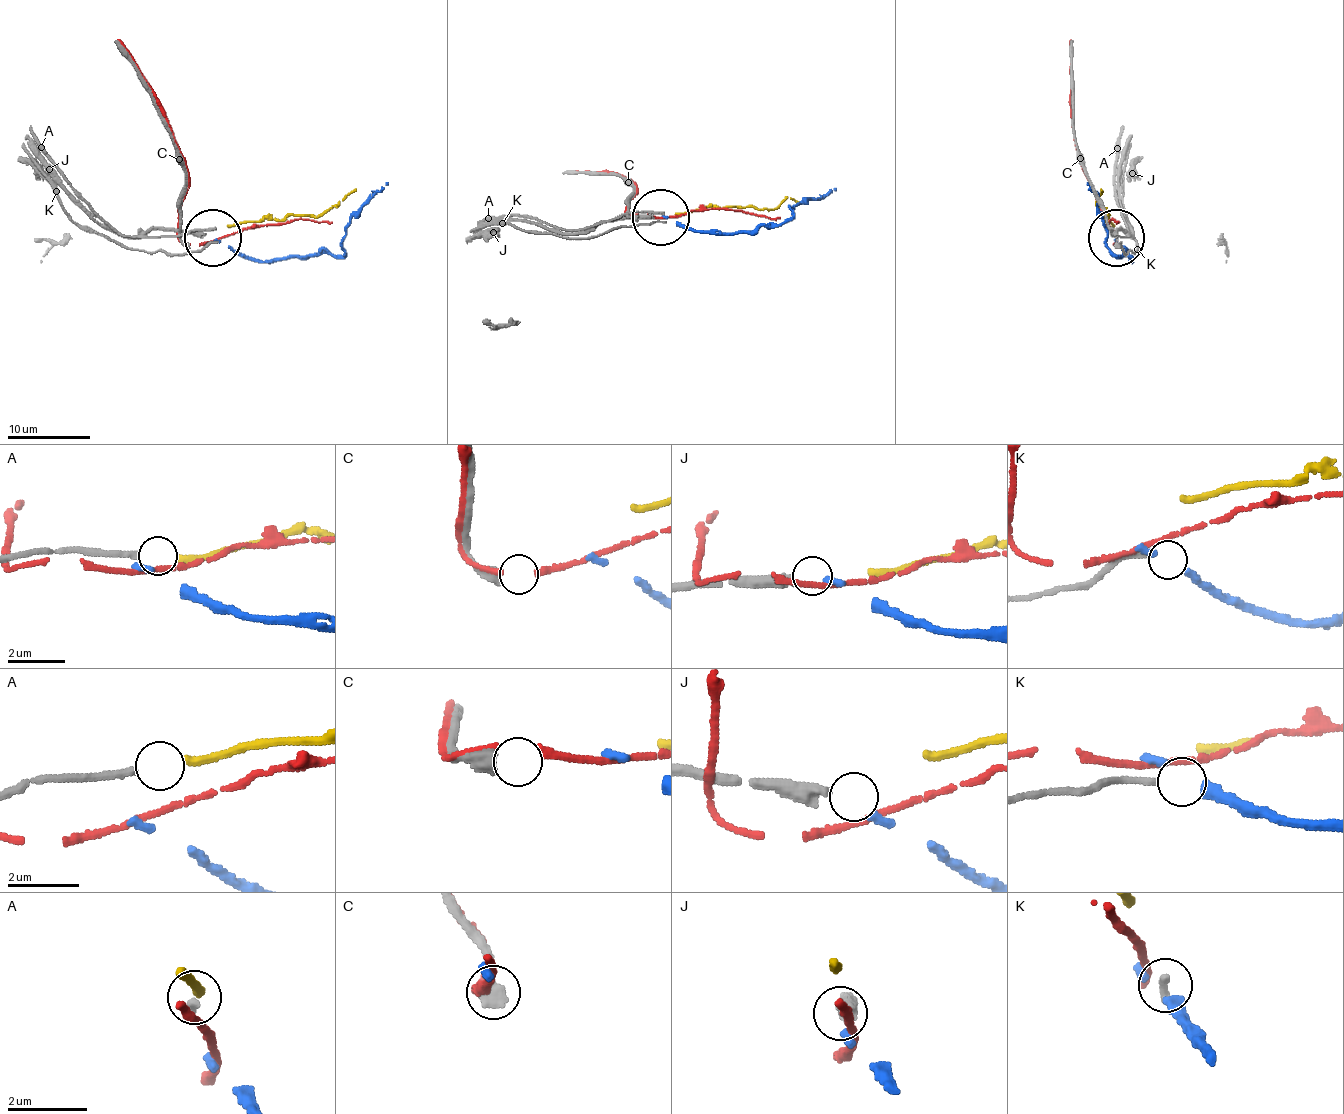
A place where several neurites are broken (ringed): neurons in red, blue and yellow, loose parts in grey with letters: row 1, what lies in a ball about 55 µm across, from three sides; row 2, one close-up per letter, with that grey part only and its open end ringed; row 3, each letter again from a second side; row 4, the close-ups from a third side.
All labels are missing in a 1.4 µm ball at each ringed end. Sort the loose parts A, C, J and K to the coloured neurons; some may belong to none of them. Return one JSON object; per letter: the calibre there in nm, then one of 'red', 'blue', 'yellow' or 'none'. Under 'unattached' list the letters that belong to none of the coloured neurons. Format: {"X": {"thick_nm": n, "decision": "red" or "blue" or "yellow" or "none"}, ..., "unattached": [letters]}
{"A": {"thick_nm": 220, "decision": "none"}, "C": {"thick_nm": 480, "decision": "none"}, "J": {"thick_nm": 400, "decision": "blue"}, "K": {"thick_nm": 180, "decision": "none"}, "unattached": ["A", "C", "K"]}

